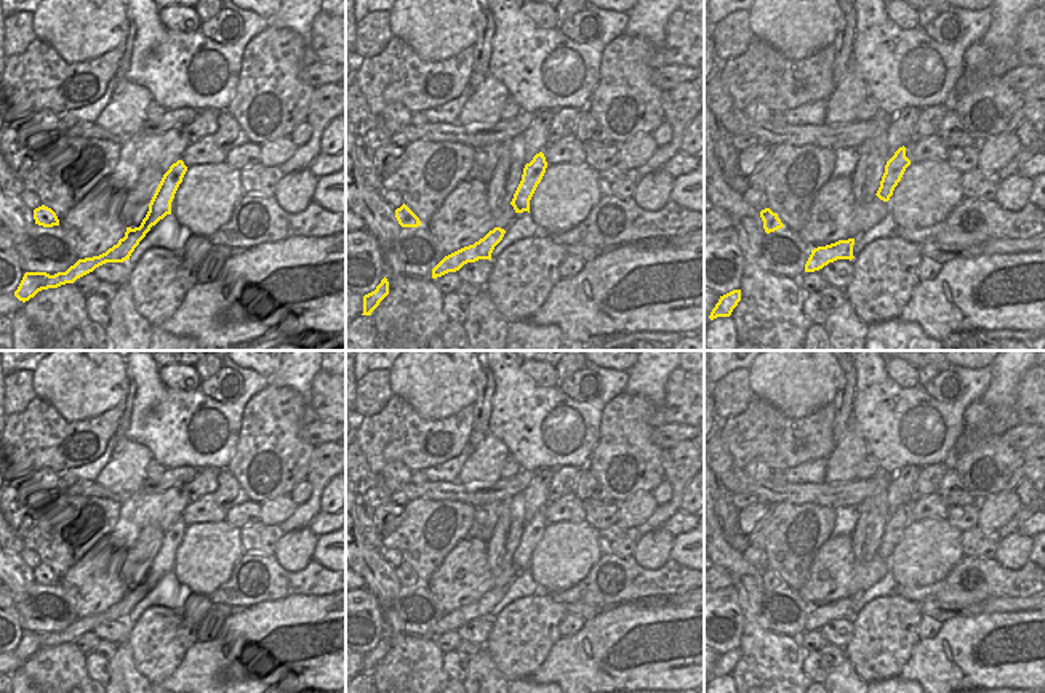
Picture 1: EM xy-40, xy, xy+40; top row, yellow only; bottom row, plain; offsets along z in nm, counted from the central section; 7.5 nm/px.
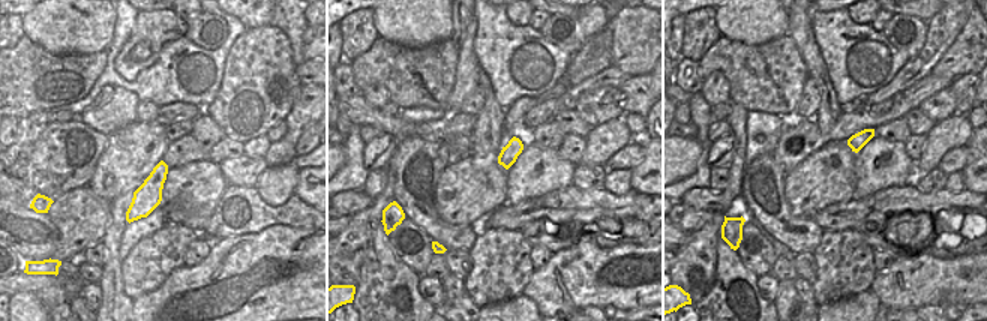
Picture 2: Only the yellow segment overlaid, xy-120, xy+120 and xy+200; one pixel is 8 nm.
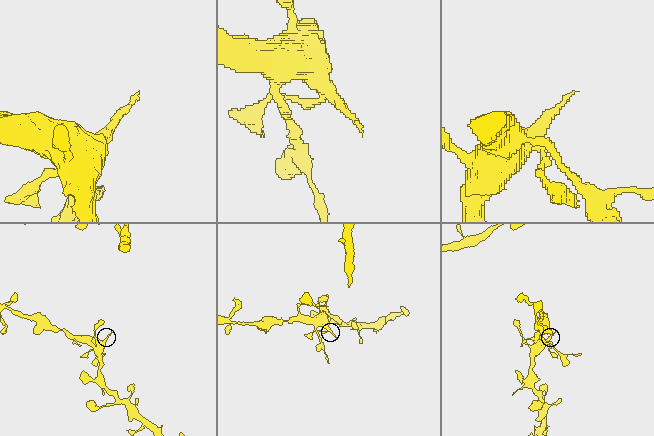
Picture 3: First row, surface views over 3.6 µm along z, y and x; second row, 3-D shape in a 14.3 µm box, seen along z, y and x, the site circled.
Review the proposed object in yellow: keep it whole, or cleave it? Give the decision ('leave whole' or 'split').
split

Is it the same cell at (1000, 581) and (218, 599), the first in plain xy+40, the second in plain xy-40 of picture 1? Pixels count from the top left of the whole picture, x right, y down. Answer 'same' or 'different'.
same

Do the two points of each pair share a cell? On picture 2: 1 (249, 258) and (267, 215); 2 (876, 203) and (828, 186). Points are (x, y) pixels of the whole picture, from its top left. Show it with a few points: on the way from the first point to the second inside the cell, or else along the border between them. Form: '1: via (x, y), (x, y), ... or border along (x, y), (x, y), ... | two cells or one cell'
1: border along (297, 230), (267, 225), (227, 237) | two cells
2: border along (852, 198), (843, 203), (831, 203), (818, 212) | two cells

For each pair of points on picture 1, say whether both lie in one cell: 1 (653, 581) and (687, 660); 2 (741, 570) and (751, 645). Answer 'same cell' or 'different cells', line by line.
1: different cells
2: same cell

